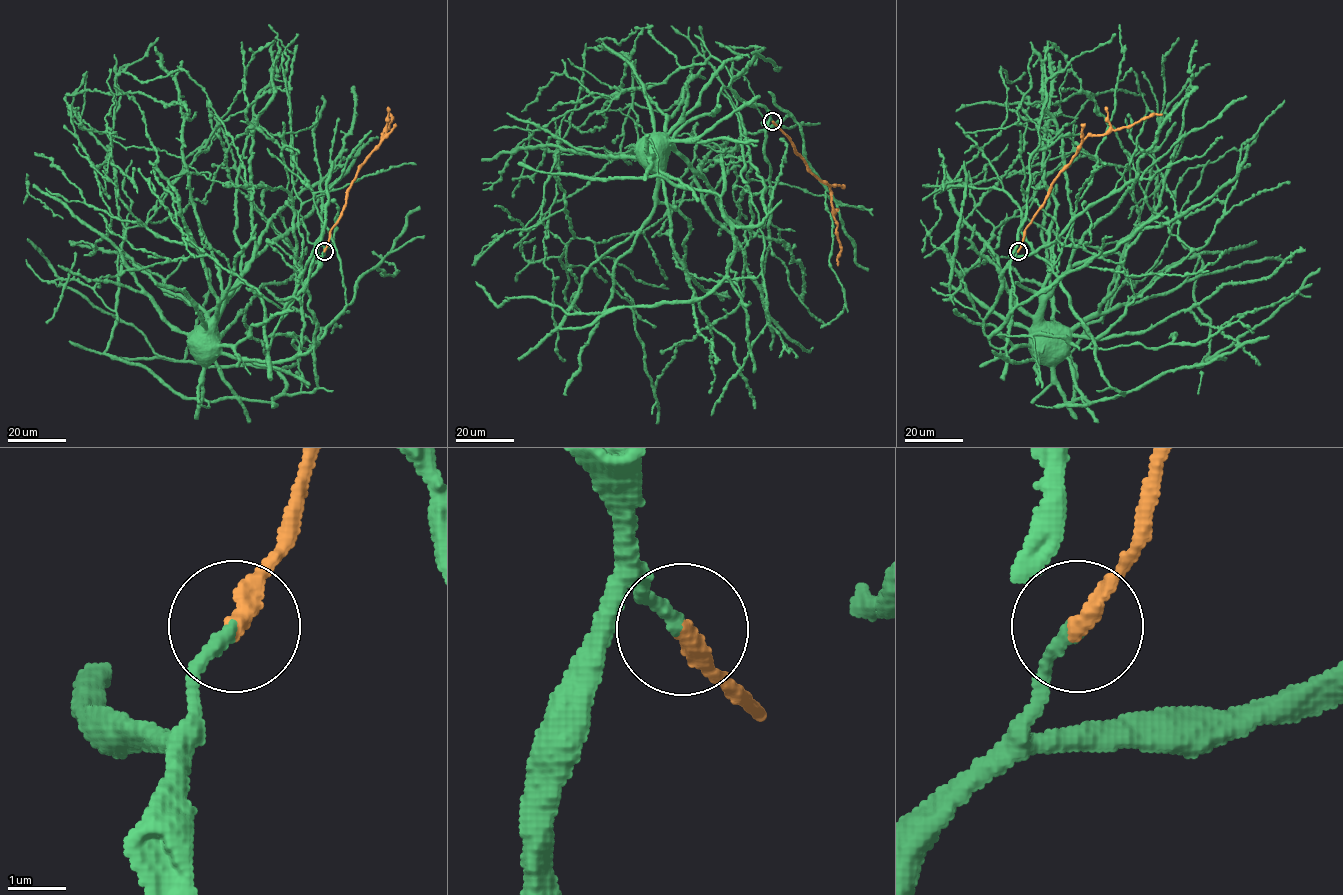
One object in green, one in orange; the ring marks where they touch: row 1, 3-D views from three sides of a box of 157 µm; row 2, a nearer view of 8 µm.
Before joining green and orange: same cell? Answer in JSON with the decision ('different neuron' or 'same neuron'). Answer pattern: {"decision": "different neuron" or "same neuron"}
{"decision": "same neuron"}

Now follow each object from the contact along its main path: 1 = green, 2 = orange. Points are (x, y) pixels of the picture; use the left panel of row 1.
1: (324, 251), (321, 264), (276, 327), (269, 348), (263, 299), (238, 283), (207, 321), (207, 346), (198, 360)
2: (324, 251), (329, 231), (345, 203), (345, 195), (358, 168), (379, 143), (392, 118), (389, 115)

